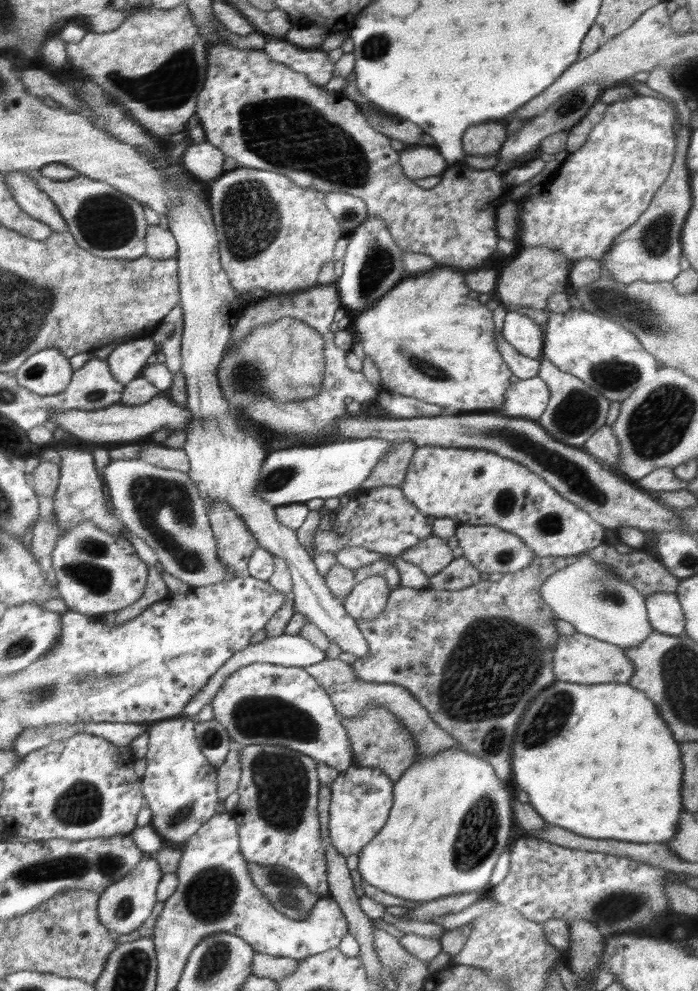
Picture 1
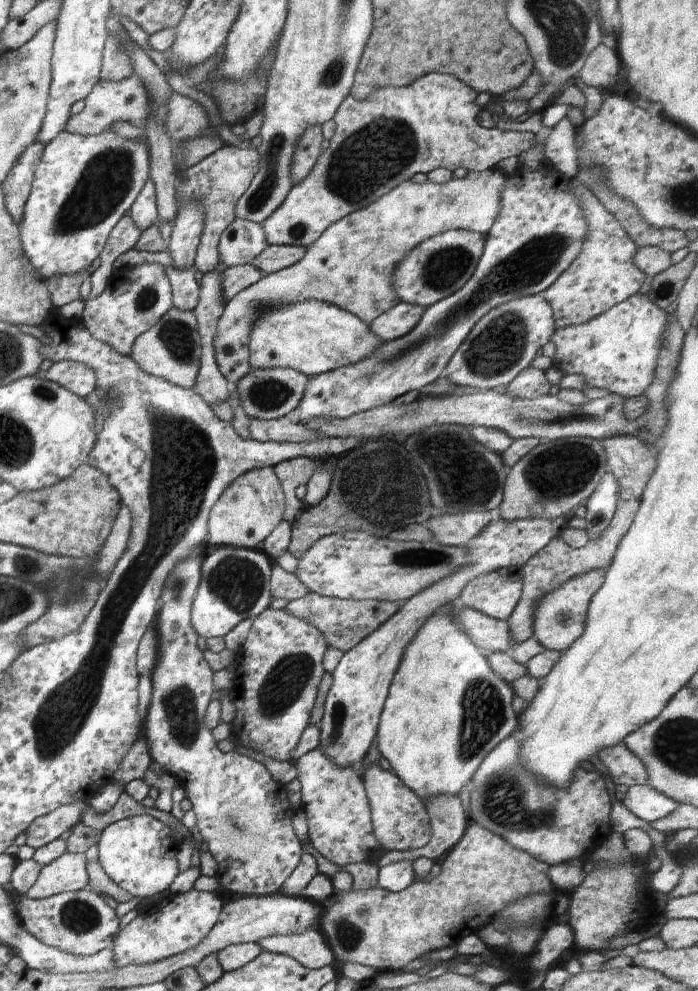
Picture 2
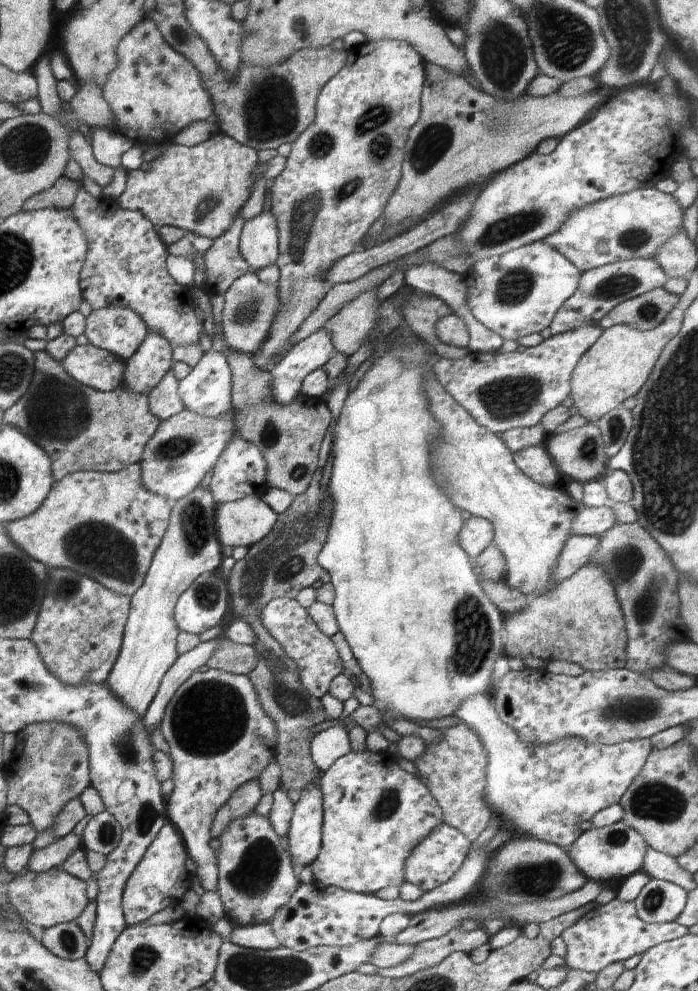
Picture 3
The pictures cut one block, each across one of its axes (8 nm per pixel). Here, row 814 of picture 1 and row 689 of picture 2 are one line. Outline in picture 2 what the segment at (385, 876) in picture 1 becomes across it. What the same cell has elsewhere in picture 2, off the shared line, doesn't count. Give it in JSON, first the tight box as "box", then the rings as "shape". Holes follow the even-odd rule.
{"box":[376,604,520,803],"shape":[[[448,604],[444,608],[432,613],[421,625],[418,632],[411,641],[405,646],[403,655],[400,659],[399,667],[394,673],[393,679],[389,686],[389,693],[386,697],[379,725],[377,726],[376,747],[380,751],[381,756],[384,756],[390,762],[391,771],[400,777],[400,780],[411,788],[416,796],[425,803],[428,797],[436,793],[450,793],[458,795],[458,792],[466,784],[471,781],[472,775],[480,766],[480,763],[485,759],[485,756],[506,736],[516,735],[518,726],[520,726],[519,716],[512,709],[512,699],[516,696],[513,688],[503,678],[500,678],[489,667],[486,654],[482,652],[471,640],[470,637],[462,632],[462,625],[459,621],[459,616],[455,613],[456,604]]]}

